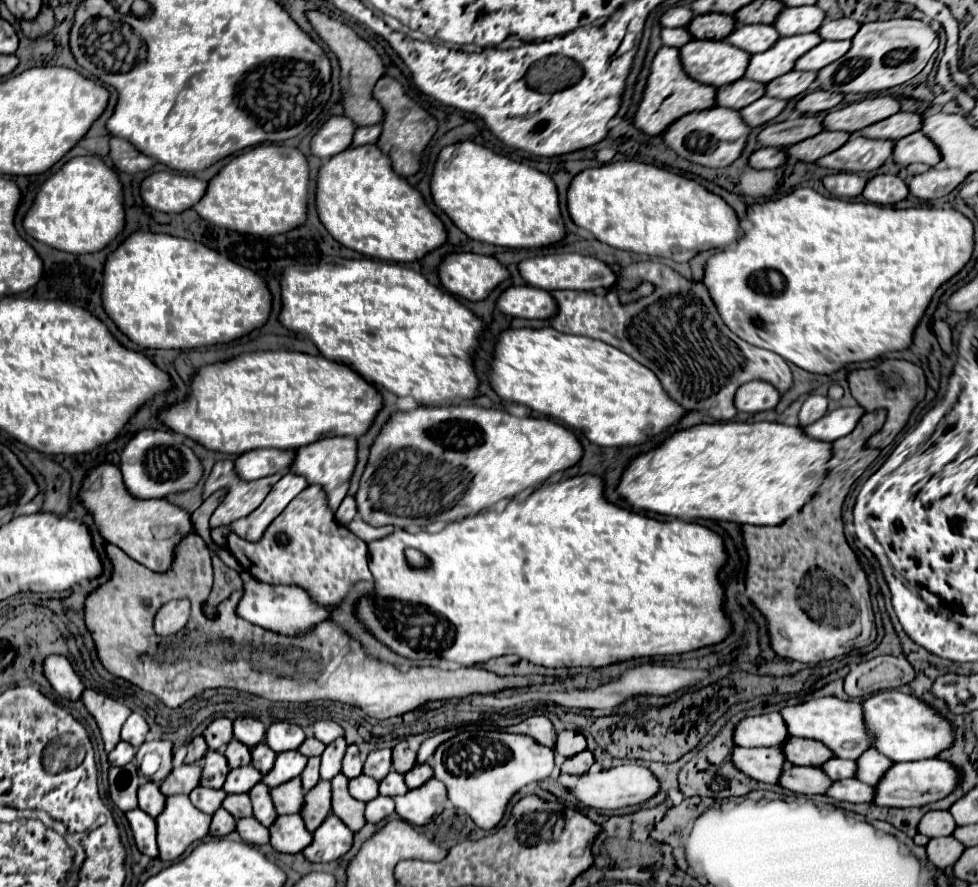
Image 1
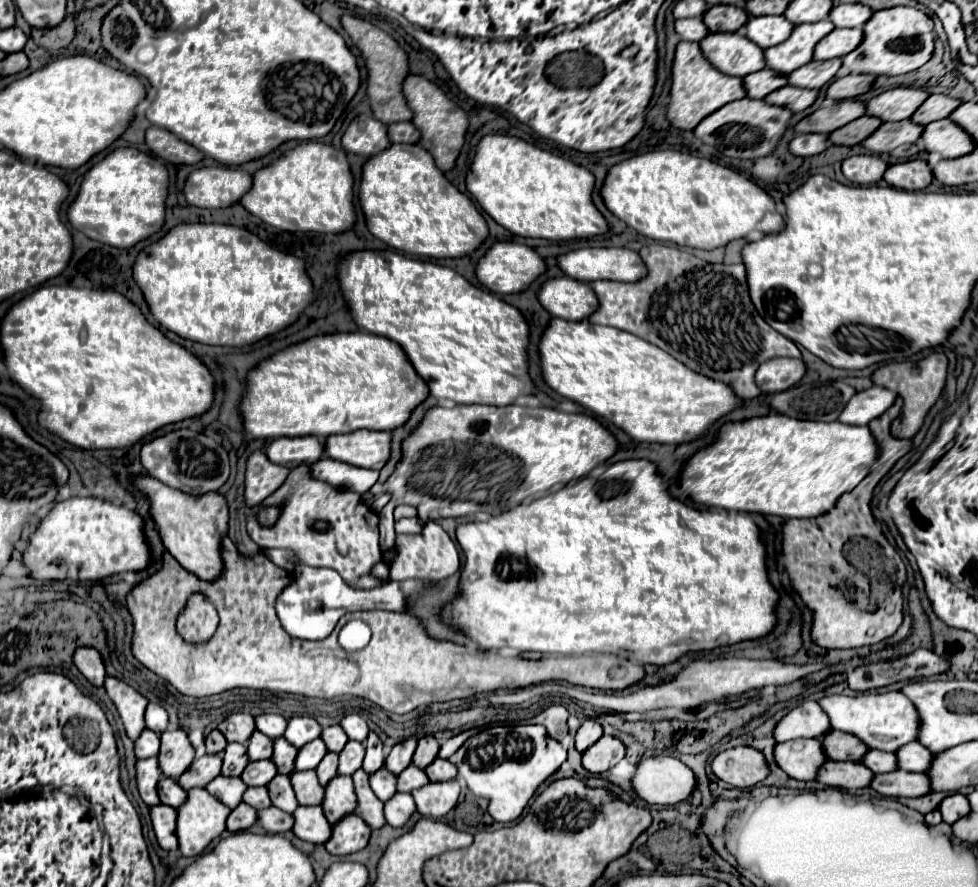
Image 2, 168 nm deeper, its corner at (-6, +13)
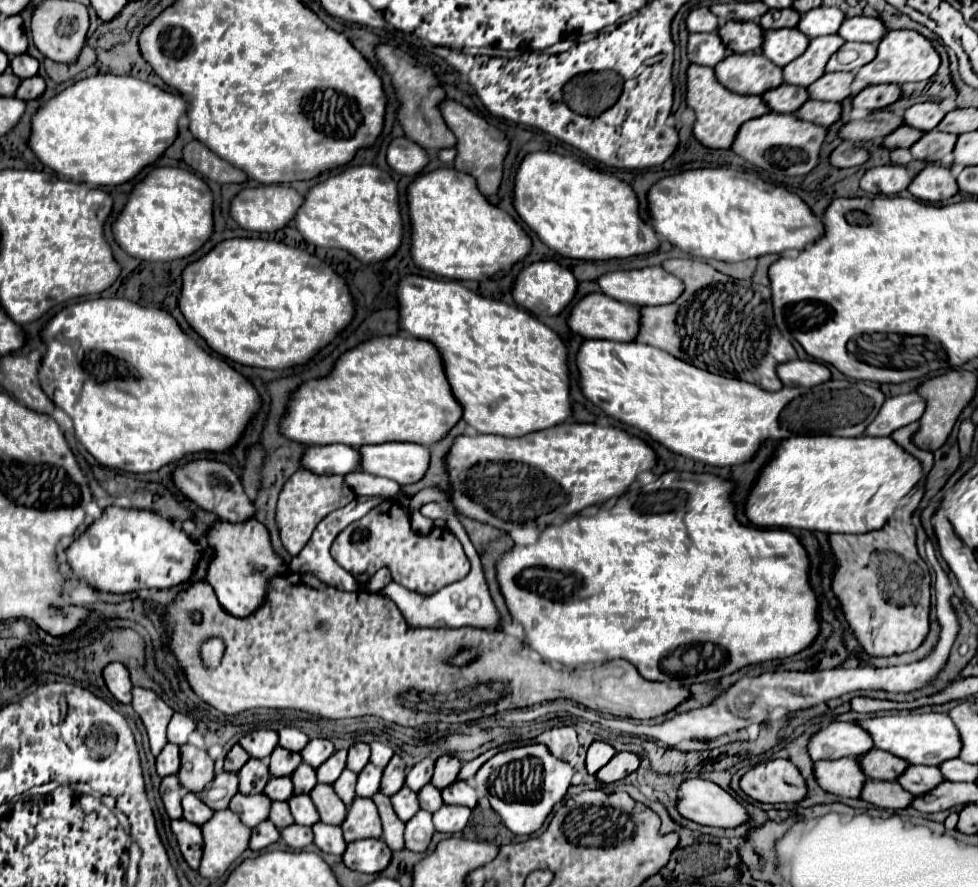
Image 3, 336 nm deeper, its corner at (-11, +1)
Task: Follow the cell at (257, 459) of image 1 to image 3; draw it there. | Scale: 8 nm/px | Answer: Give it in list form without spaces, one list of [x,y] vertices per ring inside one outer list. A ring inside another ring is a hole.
[[[309,446],[303,468],[319,474],[351,474],[361,468],[361,454],[353,446]]]

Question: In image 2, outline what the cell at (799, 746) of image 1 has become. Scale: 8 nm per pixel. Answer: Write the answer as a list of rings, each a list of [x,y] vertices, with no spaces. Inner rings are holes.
[[[830,730],[824,734],[822,750],[824,750],[826,758],[830,758],[830,760],[858,762],[862,758],[862,754],[866,754],[868,748],[852,734],[846,734],[840,730]]]

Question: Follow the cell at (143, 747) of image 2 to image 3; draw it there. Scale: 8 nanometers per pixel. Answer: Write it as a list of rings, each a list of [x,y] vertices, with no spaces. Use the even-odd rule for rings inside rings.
[[[167,744],[167,748],[163,748],[163,752],[157,756],[157,772],[161,778],[177,774],[179,772],[179,746],[177,744]]]

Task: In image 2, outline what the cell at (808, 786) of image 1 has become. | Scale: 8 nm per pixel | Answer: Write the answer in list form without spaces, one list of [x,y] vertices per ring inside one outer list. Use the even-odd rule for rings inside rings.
[[[826,760],[816,774],[816,782],[832,788],[864,788],[872,780],[872,772],[858,762]]]

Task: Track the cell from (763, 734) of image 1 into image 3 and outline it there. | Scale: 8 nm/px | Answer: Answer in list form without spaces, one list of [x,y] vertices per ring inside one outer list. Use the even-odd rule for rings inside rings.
[[[831,722],[809,742],[813,760],[839,760],[843,756],[861,758],[873,748],[871,734],[849,722]]]

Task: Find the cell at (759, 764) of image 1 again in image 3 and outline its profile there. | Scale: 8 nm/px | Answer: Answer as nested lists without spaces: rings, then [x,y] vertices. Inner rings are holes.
[[[851,756],[843,760],[815,762],[815,776],[827,792],[837,796],[847,796],[847,798],[859,798],[861,796],[859,792],[869,780],[861,768],[861,762]]]

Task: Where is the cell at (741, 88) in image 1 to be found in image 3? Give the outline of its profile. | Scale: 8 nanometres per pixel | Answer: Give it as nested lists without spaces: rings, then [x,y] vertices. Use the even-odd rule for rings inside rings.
[[[781,84],[779,88],[773,88],[771,92],[765,92],[763,100],[765,100],[765,104],[769,104],[769,108],[773,112],[793,114],[809,100],[809,94],[807,94],[807,88]]]

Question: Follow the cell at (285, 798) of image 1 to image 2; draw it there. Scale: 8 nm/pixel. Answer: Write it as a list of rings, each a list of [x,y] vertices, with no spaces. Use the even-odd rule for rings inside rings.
[[[304,770],[304,772],[294,772],[290,776],[290,782],[292,782],[292,788],[294,788],[294,794],[298,798],[298,802],[304,806],[304,804],[320,804],[322,802],[322,792],[324,788],[320,786],[318,778],[316,778],[316,772],[314,770]]]

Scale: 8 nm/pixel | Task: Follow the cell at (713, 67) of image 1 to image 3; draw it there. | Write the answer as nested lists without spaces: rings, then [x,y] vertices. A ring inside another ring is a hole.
[[[751,52],[751,54],[729,54],[723,64],[715,66],[717,80],[735,94],[763,94],[771,88],[777,88],[783,84],[783,70],[775,66],[771,60],[767,60],[763,54]]]

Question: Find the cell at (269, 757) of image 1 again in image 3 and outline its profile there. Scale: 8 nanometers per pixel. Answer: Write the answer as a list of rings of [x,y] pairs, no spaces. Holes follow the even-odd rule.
[[[301,764],[297,770],[295,770],[295,776],[291,776],[293,784],[295,784],[295,794],[309,794],[315,784],[317,784],[317,774],[315,774],[315,768],[311,768],[309,764]]]

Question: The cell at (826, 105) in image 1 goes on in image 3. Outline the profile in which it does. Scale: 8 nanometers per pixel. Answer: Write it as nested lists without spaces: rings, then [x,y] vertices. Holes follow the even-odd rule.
[[[877,84],[877,86],[867,86],[853,98],[853,108],[855,110],[881,110],[887,108],[889,104],[897,102],[901,98],[901,86],[899,84]]]

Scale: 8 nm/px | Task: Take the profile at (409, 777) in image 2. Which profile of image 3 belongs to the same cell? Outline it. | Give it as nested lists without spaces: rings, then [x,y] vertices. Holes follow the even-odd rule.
[[[427,784],[427,788],[423,788],[419,792],[419,802],[421,808],[427,812],[437,812],[443,806],[443,798],[441,798],[441,790],[437,790],[433,784]]]

